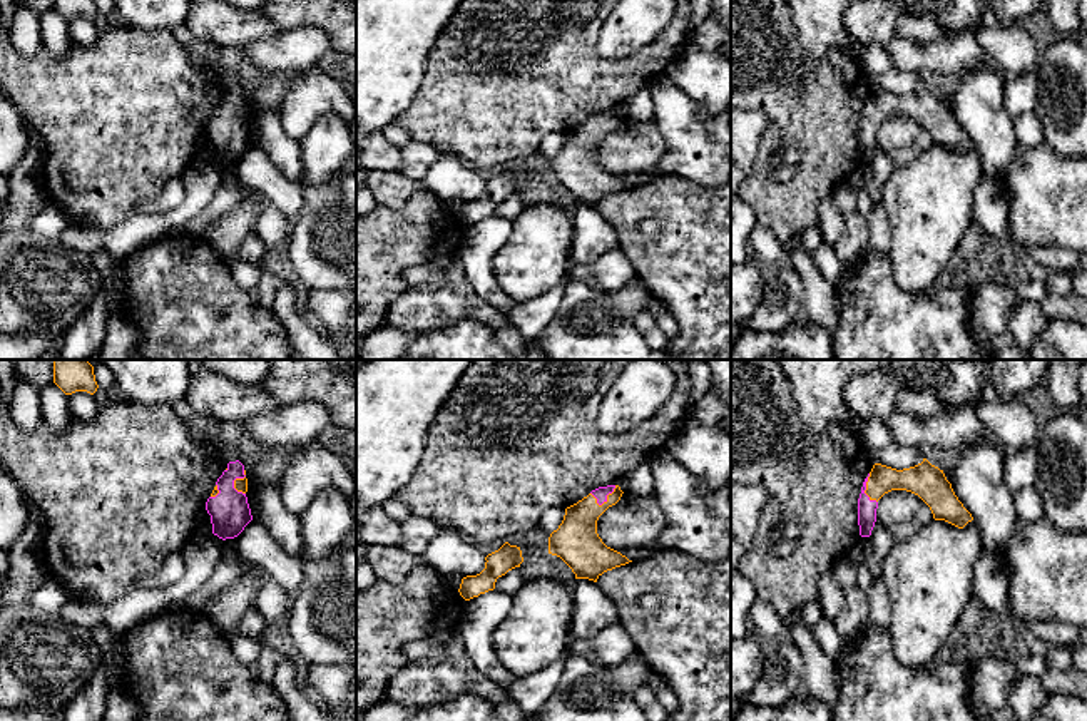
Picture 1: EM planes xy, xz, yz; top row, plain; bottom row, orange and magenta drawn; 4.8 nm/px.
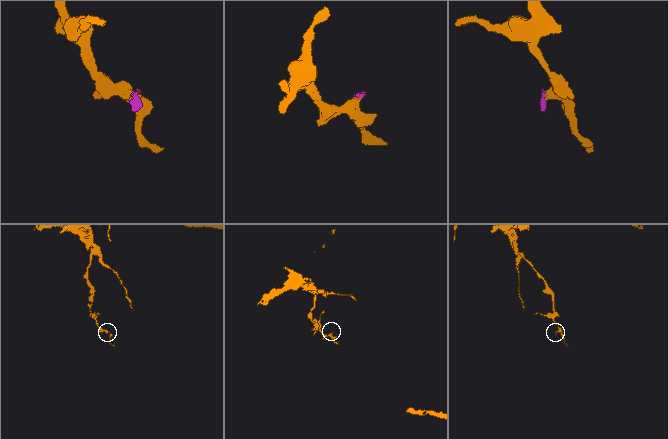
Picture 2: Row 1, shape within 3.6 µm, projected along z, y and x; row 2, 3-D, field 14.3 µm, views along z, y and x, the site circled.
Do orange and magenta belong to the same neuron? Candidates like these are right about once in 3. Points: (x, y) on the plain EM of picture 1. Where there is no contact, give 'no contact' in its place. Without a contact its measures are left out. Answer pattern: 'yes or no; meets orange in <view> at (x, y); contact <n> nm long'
yes; meets orange in xz at (604, 127); contact 130 nm long

